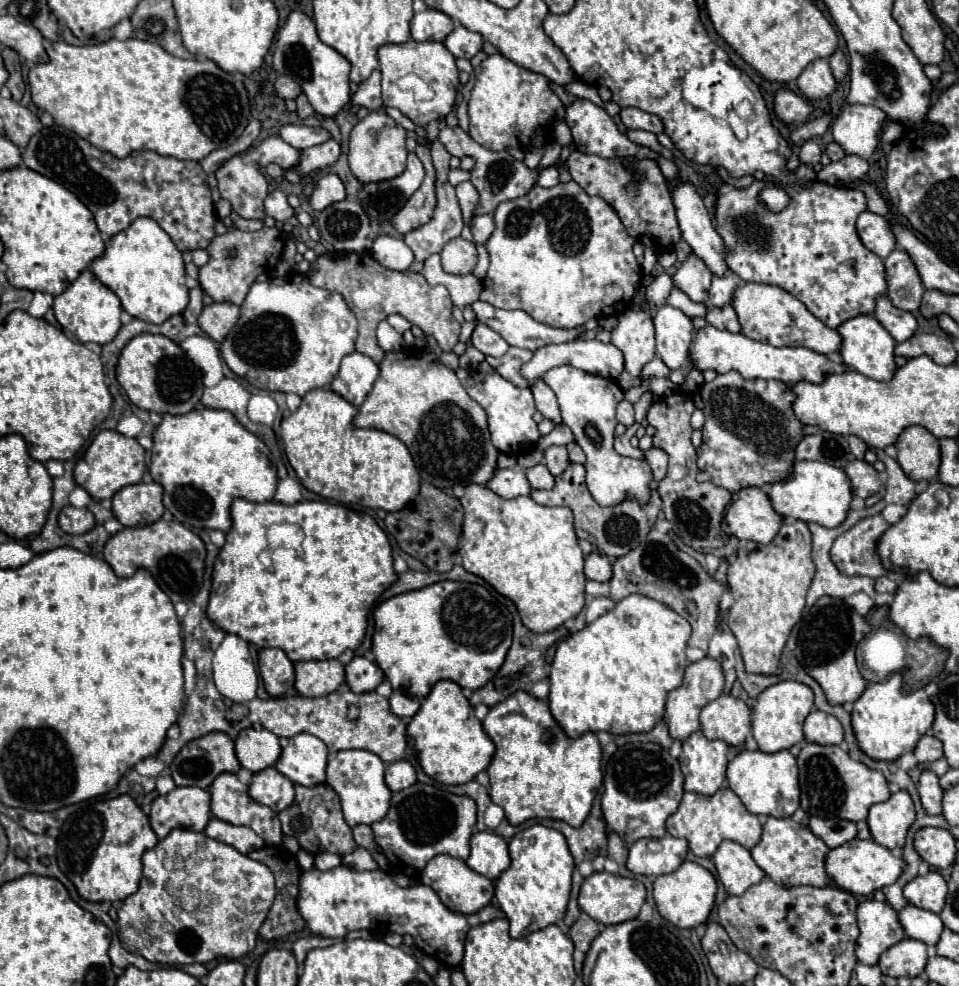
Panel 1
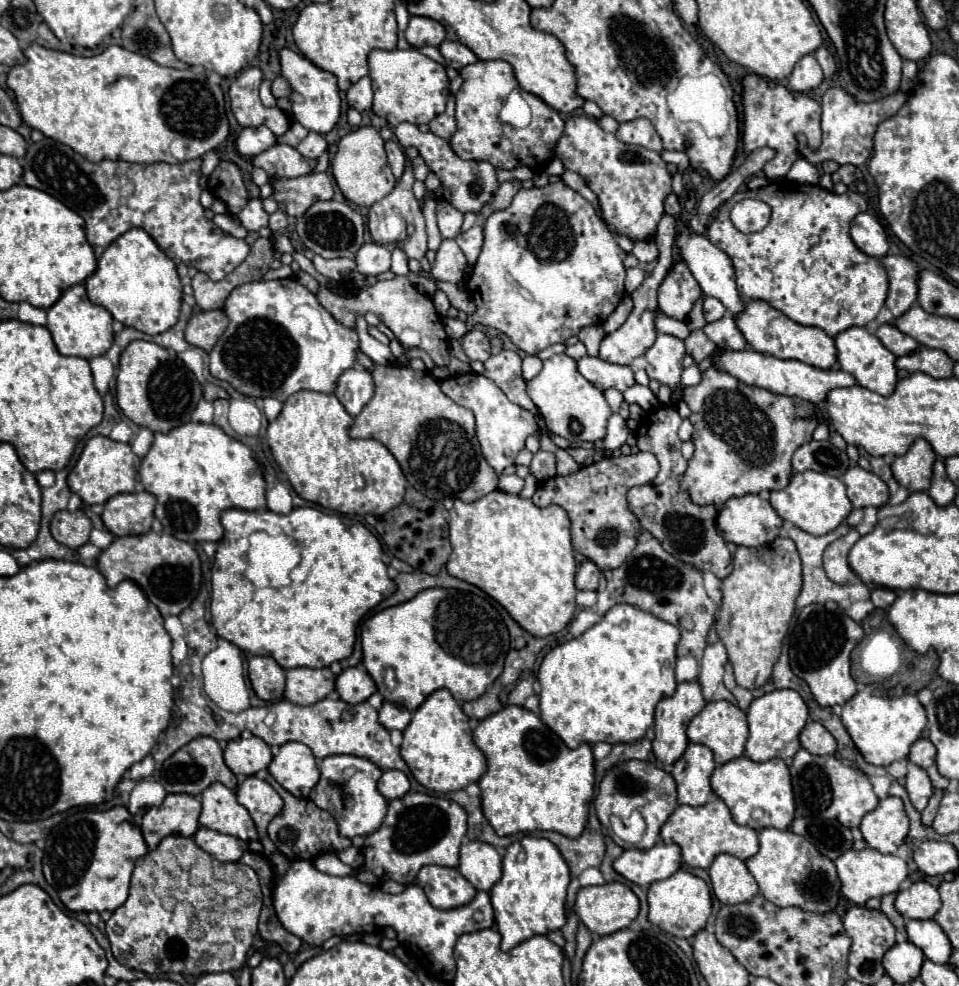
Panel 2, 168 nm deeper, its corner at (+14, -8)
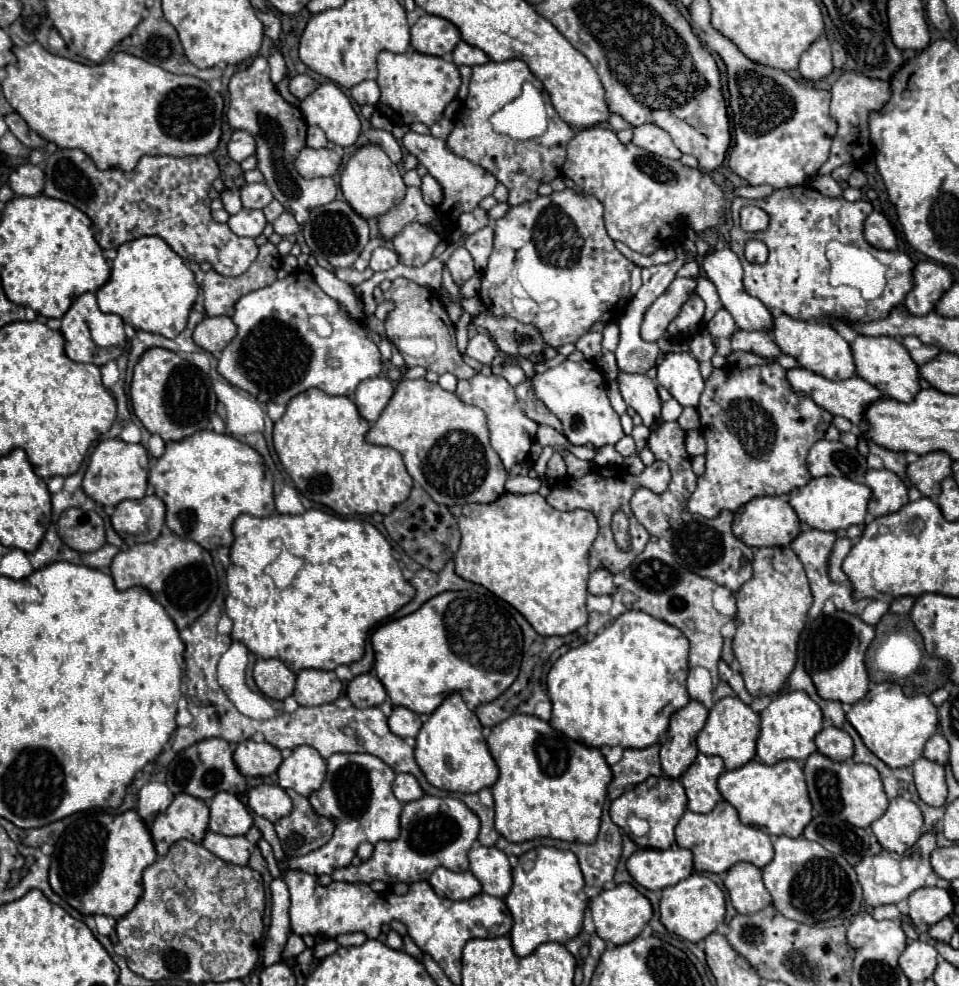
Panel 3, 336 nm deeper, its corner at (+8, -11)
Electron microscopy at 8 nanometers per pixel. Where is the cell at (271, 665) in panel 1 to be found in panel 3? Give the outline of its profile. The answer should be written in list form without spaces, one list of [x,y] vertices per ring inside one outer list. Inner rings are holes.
[[[275,658],[257,660],[253,668],[253,678],[259,690],[273,700],[285,700],[293,694],[295,688],[295,674],[281,660]]]

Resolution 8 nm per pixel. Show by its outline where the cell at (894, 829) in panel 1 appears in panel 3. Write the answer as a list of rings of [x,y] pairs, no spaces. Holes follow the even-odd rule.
[[[903,796],[893,798],[887,812],[871,824],[871,830],[885,850],[903,854],[923,834],[923,816],[915,802]]]

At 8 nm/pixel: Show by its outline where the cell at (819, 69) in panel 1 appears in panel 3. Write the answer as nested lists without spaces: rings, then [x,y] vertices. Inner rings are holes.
[[[819,38],[809,46],[807,52],[803,52],[799,60],[799,74],[807,82],[817,82],[831,74],[833,64],[831,64],[831,48],[827,38]]]

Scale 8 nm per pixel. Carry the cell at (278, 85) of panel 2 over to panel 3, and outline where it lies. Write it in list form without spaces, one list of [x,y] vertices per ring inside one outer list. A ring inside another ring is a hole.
[[[299,74],[299,76],[291,78],[291,82],[289,82],[289,92],[291,92],[293,96],[297,96],[299,100],[303,100],[303,98],[305,98],[307,94],[311,94],[317,86],[319,86],[319,84],[317,84],[313,78],[309,78],[307,74]]]

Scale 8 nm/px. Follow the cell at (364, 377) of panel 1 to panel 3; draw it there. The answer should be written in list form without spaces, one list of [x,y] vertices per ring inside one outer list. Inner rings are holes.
[[[375,376],[375,378],[363,380],[357,386],[357,390],[353,394],[353,402],[355,402],[359,414],[367,422],[373,424],[379,418],[379,414],[383,412],[383,408],[387,406],[391,394],[393,394],[393,382],[389,378]]]

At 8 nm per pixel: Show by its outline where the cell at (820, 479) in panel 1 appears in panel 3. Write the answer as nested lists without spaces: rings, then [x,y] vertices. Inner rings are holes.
[[[821,476],[821,478],[811,478],[809,484],[801,488],[795,488],[787,496],[787,502],[797,512],[799,520],[805,522],[807,526],[823,532],[837,532],[841,528],[843,530],[849,528],[851,524],[863,524],[869,498],[871,498],[871,490],[865,484],[853,482],[849,478]]]

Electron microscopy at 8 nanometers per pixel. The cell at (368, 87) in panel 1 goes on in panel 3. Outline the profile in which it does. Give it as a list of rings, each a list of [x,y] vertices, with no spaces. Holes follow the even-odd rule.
[[[365,80],[361,84],[357,84],[351,90],[351,96],[357,104],[371,104],[375,106],[379,102],[379,86],[375,80]]]

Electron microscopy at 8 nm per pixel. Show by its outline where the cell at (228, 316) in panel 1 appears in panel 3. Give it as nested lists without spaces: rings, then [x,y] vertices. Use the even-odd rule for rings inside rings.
[[[205,316],[193,332],[193,342],[203,350],[209,350],[213,356],[219,356],[233,340],[235,332],[237,328],[229,316]]]

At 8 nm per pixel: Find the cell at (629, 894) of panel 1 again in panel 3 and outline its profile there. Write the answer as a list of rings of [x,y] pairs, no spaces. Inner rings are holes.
[[[617,884],[611,890],[601,890],[595,898],[589,900],[589,910],[593,914],[593,922],[597,928],[597,936],[611,944],[625,944],[641,934],[643,926],[651,920],[653,908],[649,900],[639,894],[631,884]]]

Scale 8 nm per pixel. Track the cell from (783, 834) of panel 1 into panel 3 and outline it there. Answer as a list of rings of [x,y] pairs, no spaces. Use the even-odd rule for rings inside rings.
[[[779,836],[773,842],[775,856],[761,870],[765,888],[773,898],[773,906],[789,920],[817,928],[849,924],[861,910],[861,888],[853,866],[843,856],[833,856],[821,844],[803,836]]]

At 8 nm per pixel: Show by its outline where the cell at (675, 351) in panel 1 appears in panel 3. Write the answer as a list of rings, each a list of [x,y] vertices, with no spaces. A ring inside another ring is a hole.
[[[687,352],[665,354],[657,366],[657,382],[665,386],[681,406],[697,406],[705,386],[697,360]]]

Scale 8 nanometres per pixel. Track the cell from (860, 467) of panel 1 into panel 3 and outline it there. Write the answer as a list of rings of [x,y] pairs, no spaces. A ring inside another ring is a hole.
[[[885,468],[867,470],[865,484],[871,488],[871,500],[867,510],[873,516],[885,516],[885,514],[897,512],[901,506],[909,502],[905,484],[891,470],[885,470]]]

